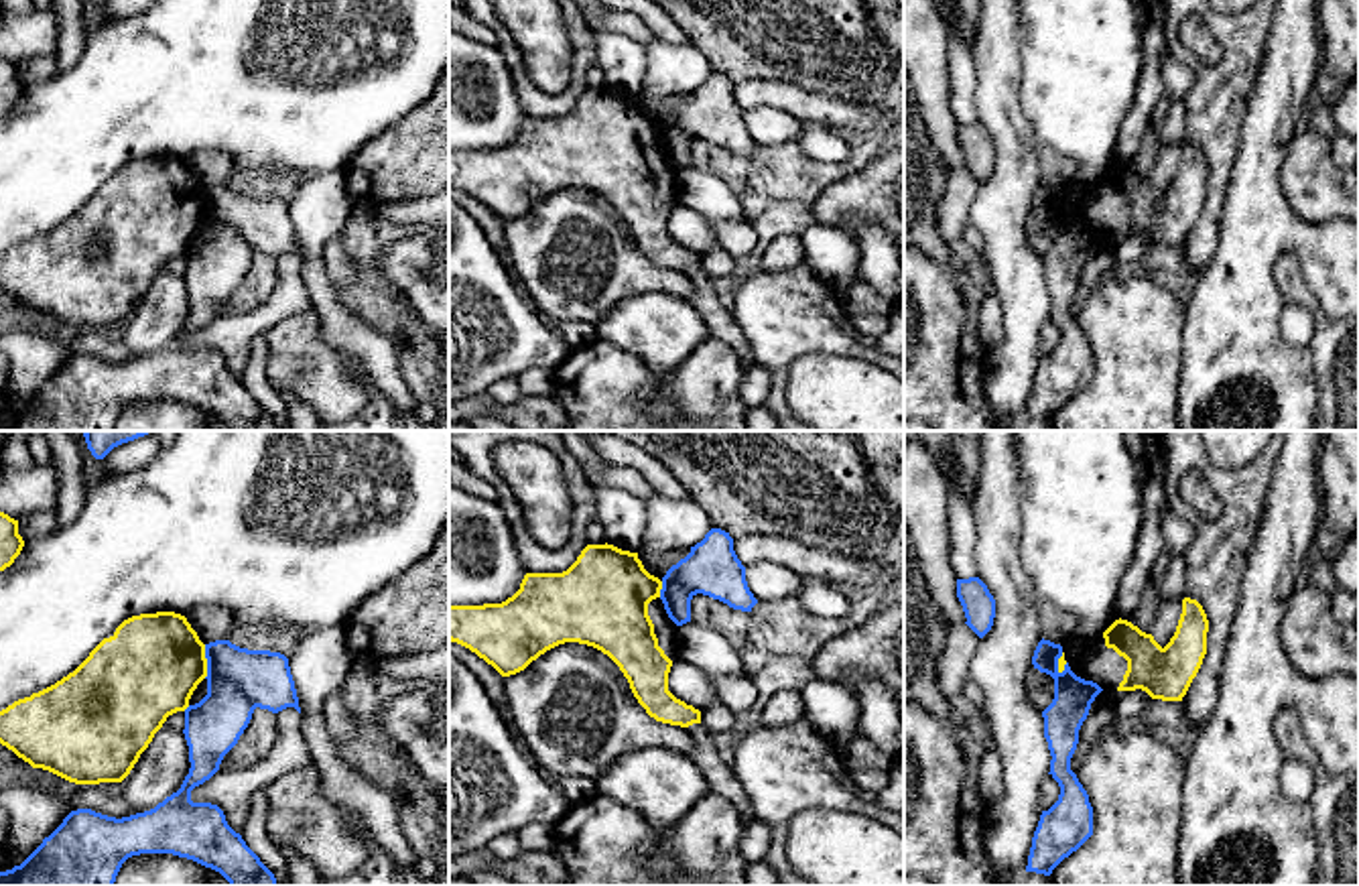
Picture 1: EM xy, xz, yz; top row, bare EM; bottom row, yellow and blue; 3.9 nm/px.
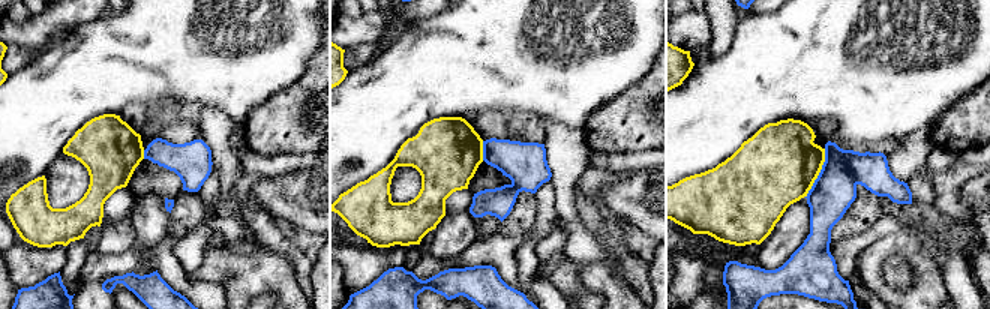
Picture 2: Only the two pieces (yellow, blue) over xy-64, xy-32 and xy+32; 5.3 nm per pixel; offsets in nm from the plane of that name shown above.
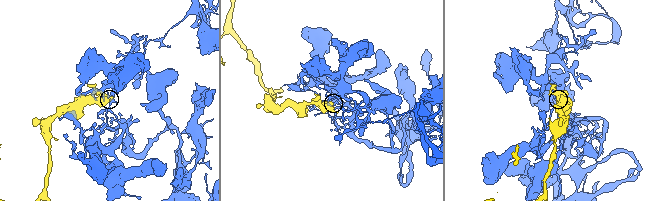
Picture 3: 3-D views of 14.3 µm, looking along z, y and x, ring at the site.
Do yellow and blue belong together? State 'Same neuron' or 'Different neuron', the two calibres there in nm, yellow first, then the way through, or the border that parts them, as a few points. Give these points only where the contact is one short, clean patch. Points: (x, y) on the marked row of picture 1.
Different neuron. Thickness 400 nm (yellow) against 260 nm. Boundary: xy (204, 645), (206, 677)

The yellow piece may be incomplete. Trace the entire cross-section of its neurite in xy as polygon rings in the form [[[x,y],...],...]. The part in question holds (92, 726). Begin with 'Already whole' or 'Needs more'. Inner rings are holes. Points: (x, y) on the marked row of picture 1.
Already whole. [[[140,614],[124,620],[55,685],[0,711],[0,744],[33,768],[75,784],[122,782],[169,715],[185,711],[207,677],[205,644],[185,616]]]

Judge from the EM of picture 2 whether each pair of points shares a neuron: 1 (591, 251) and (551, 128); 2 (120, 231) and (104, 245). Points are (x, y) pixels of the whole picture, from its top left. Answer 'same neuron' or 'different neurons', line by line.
1: same neuron
2: same neuron

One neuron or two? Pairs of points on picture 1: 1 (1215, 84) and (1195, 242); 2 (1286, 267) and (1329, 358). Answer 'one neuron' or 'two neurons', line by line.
1: one neuron
2: one neuron

